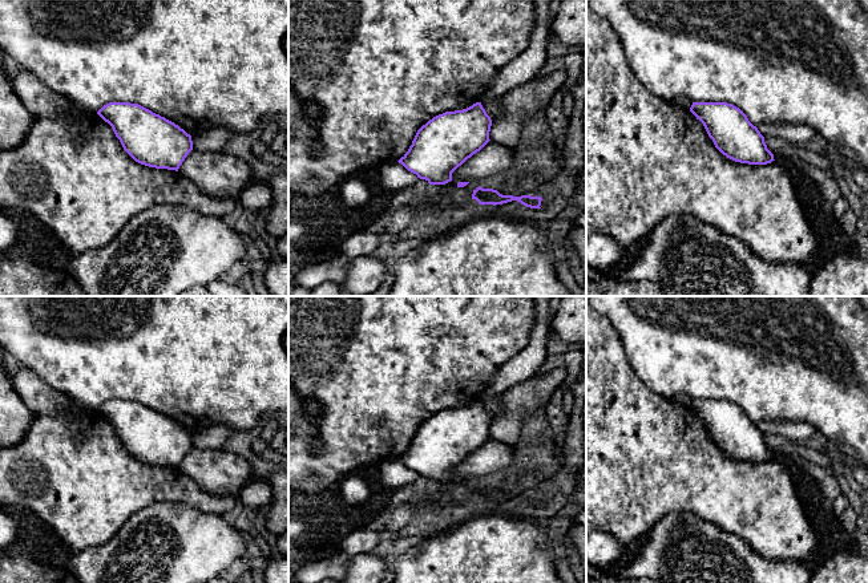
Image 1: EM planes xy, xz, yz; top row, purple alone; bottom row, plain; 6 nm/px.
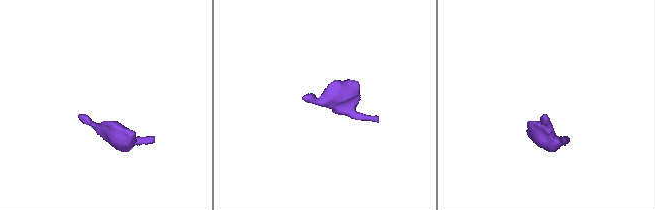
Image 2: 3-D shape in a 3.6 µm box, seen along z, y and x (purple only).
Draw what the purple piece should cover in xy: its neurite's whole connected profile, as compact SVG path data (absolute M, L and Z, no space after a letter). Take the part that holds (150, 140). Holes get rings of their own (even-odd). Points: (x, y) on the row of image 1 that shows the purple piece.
M109 102L97 114L112 126L124 150L141 165L178 171L187 154L193 150L190 134L174 122L138 104Z

